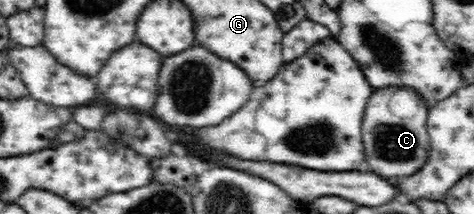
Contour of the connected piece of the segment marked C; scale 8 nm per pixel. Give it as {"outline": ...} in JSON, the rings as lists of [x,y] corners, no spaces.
{"outline":[[[381,88],[369,98],[361,124],[363,145],[366,144],[366,162],[384,178],[412,176],[423,167],[430,150],[427,130],[429,107],[420,93],[409,88]]]}

